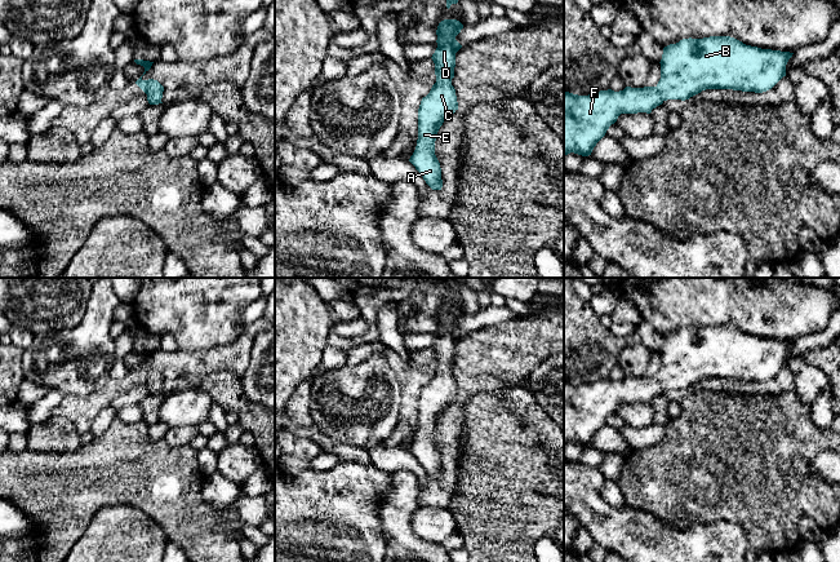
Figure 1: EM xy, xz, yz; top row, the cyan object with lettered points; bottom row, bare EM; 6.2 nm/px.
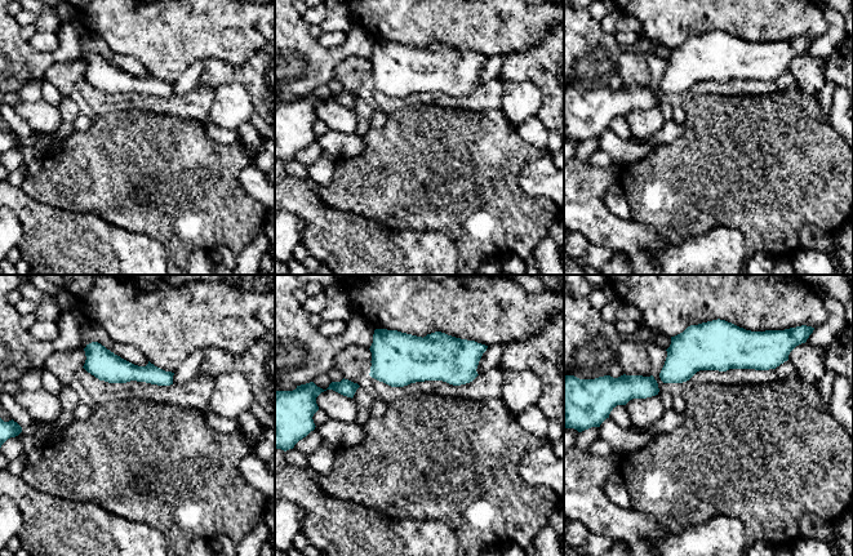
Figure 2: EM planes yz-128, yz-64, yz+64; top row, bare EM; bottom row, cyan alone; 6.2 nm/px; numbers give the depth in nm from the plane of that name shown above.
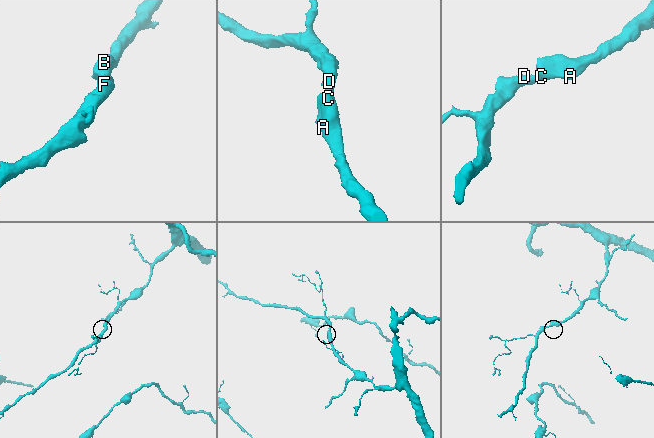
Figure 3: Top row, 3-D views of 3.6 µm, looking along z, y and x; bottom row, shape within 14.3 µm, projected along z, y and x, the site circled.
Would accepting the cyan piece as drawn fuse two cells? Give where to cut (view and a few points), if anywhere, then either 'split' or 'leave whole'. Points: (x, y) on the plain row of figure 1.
no cut; leave whole

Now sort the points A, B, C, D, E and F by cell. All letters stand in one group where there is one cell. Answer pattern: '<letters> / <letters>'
A B C D E F

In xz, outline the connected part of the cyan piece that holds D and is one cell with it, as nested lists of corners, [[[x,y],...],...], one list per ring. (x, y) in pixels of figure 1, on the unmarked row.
[[[457,309],[439,313],[437,337],[432,344],[436,372],[422,388],[418,398],[418,429],[409,451],[415,456],[432,479],[441,479],[441,457],[435,444],[435,430],[443,412],[458,399],[455,379],[452,375],[455,342],[462,335],[455,329],[463,314]]]

